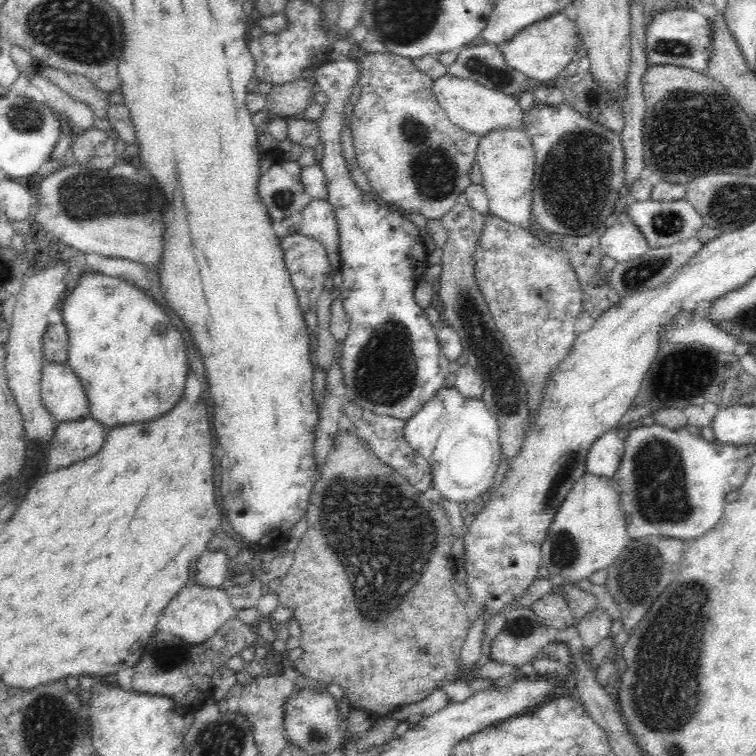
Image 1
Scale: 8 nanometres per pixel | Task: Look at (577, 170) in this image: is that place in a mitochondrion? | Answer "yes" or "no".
yes

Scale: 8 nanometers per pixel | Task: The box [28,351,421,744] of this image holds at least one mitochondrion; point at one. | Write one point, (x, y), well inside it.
(163, 660)

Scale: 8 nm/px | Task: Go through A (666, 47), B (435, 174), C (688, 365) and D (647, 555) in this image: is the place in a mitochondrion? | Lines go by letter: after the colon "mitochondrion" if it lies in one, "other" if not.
A: mitochondrion
B: mitochondrion
C: other
D: mitochondrion

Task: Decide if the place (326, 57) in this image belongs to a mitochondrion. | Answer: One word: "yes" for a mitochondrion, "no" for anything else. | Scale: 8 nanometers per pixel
no

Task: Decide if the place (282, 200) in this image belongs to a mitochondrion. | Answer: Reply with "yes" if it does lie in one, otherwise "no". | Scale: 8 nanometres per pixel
yes

